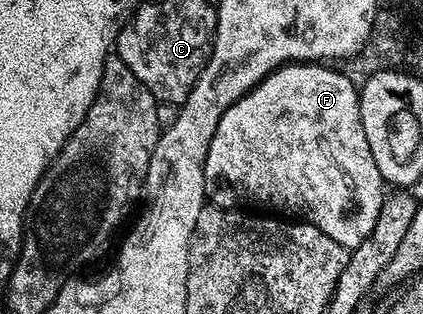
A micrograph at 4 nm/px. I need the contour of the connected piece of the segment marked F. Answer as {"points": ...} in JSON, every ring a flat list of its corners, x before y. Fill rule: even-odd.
{"points":[[289,63,281,65,268,74,260,84,253,87,245,97,240,97,222,115,218,127,214,131,214,139,210,139,210,151,206,155,206,167,204,168,204,191,210,198,211,204,219,205,221,209,240,209,257,205,257,210,271,211,276,215,287,215,292,219,303,219,307,224,318,227,330,239,336,243,342,243,349,251,357,249,374,231,374,223,384,206,386,196,386,182,384,176,378,171,378,163,374,163,374,155,370,155,370,143,366,143,366,131,362,131,362,119,360,118,360,95,357,87,346,79,328,63]]}

